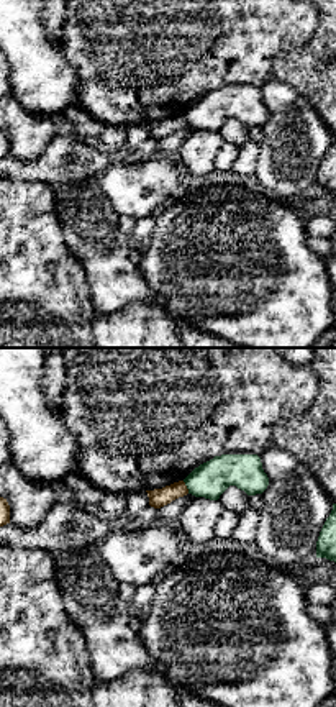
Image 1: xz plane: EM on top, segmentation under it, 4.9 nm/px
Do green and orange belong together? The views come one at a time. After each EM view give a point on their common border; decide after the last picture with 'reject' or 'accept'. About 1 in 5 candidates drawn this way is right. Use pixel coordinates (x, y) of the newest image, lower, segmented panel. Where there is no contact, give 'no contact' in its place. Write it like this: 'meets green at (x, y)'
meets green at (187, 488)

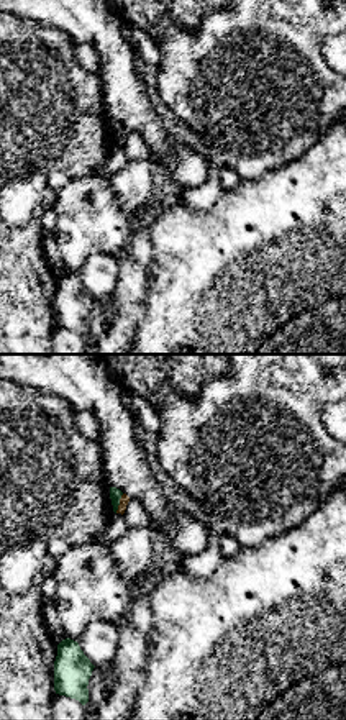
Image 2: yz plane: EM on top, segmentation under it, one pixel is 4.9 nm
meets green at (118, 504)

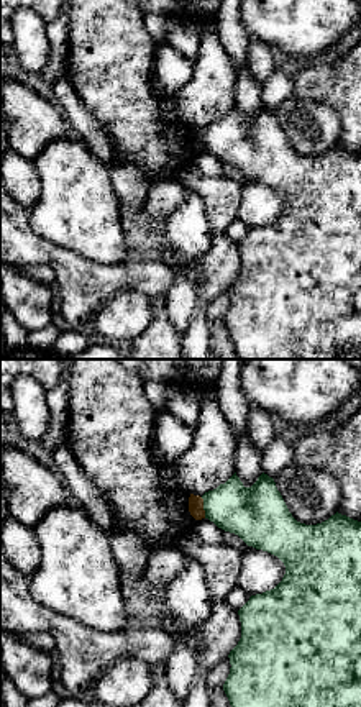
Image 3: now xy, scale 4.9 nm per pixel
meets green at (204, 507)

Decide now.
reject

